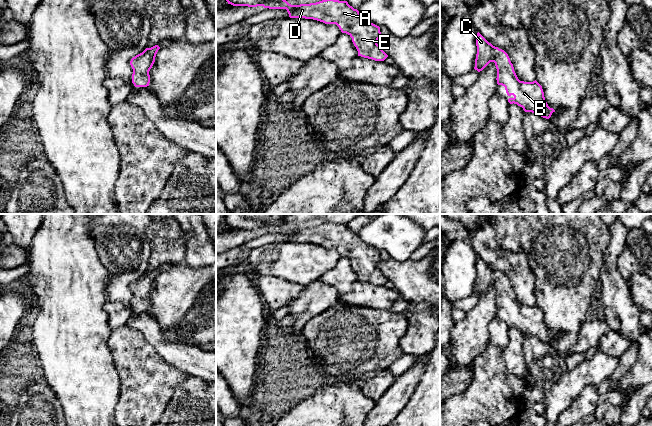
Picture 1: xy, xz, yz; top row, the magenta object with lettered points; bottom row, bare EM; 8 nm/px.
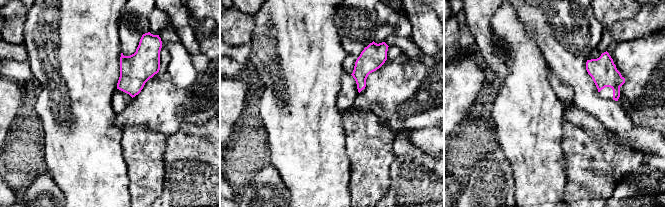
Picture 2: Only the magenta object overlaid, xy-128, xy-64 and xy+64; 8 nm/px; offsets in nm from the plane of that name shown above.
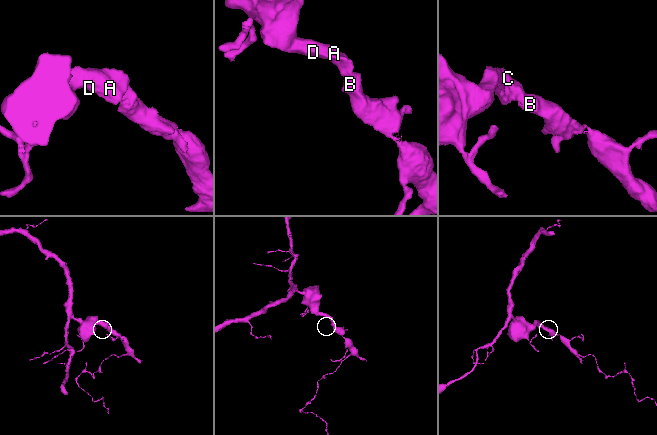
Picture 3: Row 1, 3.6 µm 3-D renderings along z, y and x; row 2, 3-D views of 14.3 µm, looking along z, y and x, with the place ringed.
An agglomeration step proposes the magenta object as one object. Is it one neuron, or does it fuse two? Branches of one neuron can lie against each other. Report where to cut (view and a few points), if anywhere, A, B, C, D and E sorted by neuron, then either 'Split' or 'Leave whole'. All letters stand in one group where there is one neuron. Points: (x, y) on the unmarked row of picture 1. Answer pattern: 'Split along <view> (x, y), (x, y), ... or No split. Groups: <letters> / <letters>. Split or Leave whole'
No split. Groups: A B C D E. Leave whole

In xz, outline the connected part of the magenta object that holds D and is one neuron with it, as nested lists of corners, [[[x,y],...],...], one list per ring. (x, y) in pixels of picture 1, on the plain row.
[[[225,214],[225,223],[233,230],[286,233],[290,242],[313,243],[325,248],[336,248],[348,258],[358,280],[384,285],[388,279],[377,268],[380,251],[366,244],[347,225],[326,223],[316,227],[291,229],[284,222],[285,214]]]

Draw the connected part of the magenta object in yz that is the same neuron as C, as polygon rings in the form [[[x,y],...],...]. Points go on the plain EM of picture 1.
[[[479,256],[476,261],[477,278],[474,293],[478,296],[482,295],[490,286],[494,286],[497,293],[497,308],[505,311],[507,319],[510,321],[510,328],[517,328],[522,331],[525,336],[532,336],[543,342],[549,343],[555,334],[550,332],[545,324],[542,310],[535,304],[533,306],[520,305],[514,295],[513,288],[508,278],[498,271],[489,267]]]

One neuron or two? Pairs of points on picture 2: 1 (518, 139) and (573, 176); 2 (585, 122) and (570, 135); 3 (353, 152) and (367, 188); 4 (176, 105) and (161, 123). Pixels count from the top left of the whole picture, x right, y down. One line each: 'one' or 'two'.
1: two
2: two
3: one
4: one

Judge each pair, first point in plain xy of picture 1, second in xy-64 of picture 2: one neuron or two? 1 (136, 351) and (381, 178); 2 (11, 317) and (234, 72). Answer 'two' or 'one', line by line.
1: one
2: two

